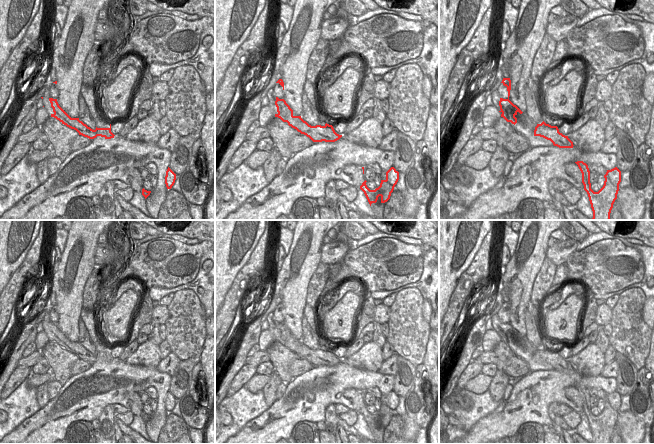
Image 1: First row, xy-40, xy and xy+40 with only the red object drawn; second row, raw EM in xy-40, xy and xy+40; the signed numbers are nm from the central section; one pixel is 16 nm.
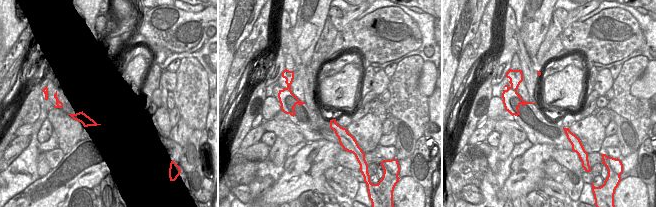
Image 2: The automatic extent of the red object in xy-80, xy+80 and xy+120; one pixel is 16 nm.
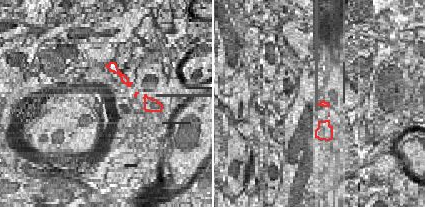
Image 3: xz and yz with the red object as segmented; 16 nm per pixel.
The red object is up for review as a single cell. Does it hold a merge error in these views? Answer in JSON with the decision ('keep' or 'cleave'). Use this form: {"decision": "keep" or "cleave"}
{"decision": "cleave"}

